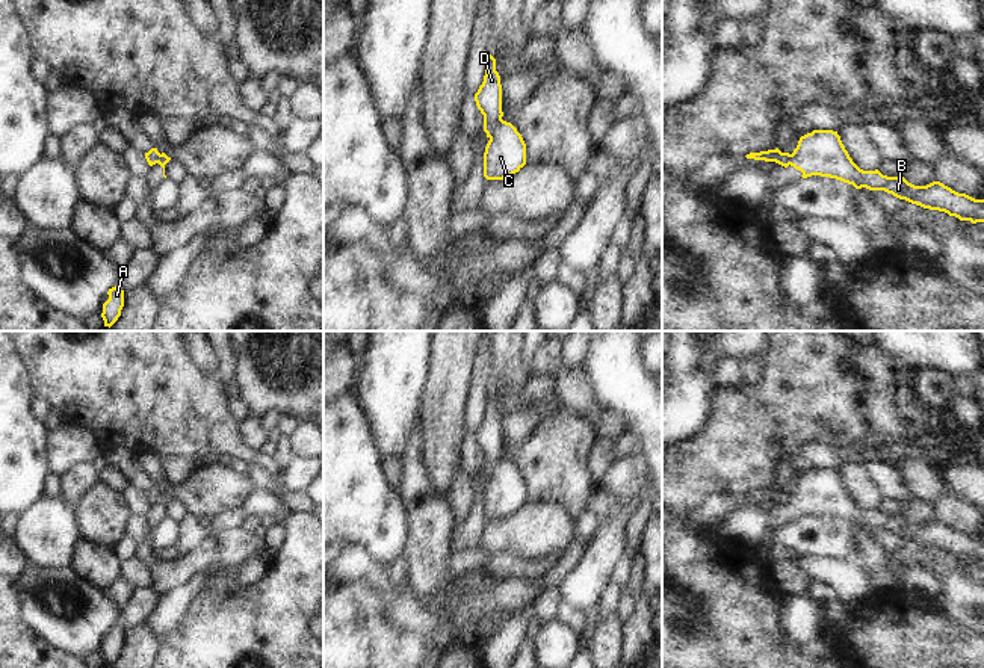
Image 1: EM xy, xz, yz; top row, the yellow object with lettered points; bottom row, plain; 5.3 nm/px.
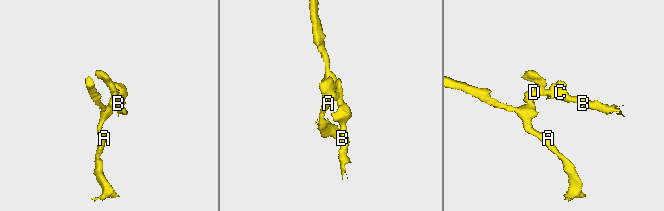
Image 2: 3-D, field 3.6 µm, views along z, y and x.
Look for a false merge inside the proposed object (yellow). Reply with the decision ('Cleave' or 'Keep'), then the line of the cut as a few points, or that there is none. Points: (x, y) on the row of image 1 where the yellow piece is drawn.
Cleave. Split along xz (502, 120), (488, 136)

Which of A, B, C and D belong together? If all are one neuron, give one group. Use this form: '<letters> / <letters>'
A D / B C

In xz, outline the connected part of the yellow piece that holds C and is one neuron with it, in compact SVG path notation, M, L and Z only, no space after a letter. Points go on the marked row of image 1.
M500 121L490 136L484 153L484 177L503 180L526 165L526 144L517 128Z

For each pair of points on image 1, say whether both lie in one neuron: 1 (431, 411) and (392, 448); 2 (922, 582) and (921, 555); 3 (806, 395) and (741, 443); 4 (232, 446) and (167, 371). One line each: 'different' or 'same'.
1: different
2: different
3: same
4: same

